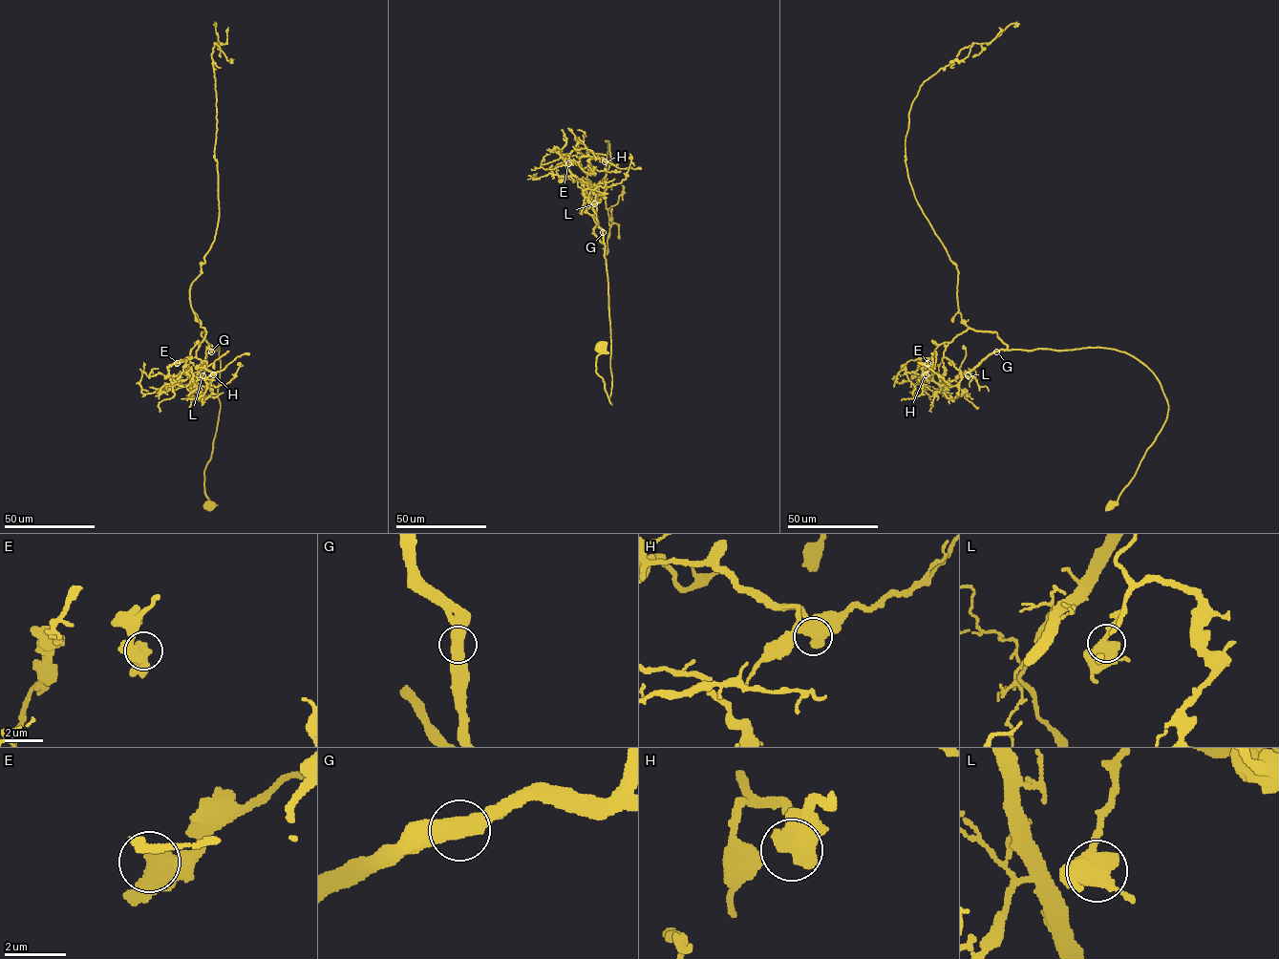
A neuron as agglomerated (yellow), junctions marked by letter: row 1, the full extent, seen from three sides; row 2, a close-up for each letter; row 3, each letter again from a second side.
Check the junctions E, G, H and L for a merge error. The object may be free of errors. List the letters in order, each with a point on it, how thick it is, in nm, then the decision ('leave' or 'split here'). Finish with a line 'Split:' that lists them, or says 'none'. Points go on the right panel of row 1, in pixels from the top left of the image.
E: place (927, 363); calibre 600 nm; leave
G: place (996, 351); calibre 600 nm; leave
H: place (926, 374); calibre 600 nm; leave
L: place (968, 375); calibre 600 nm; leave
Split: none

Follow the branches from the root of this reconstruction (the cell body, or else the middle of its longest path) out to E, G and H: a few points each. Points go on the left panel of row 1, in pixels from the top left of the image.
E: (209, 505), (204, 470), (220, 408), (219, 348), (202, 336), (204, 329), (190, 357), (177, 363)
G: (209, 505), (204, 492), (204, 470), (210, 458), (220, 408), (218, 396), (219, 348), (211, 351)
H: (209, 505), (204, 470), (220, 408), (219, 348), (202, 336), (204, 329), (190, 361), (213, 374)

